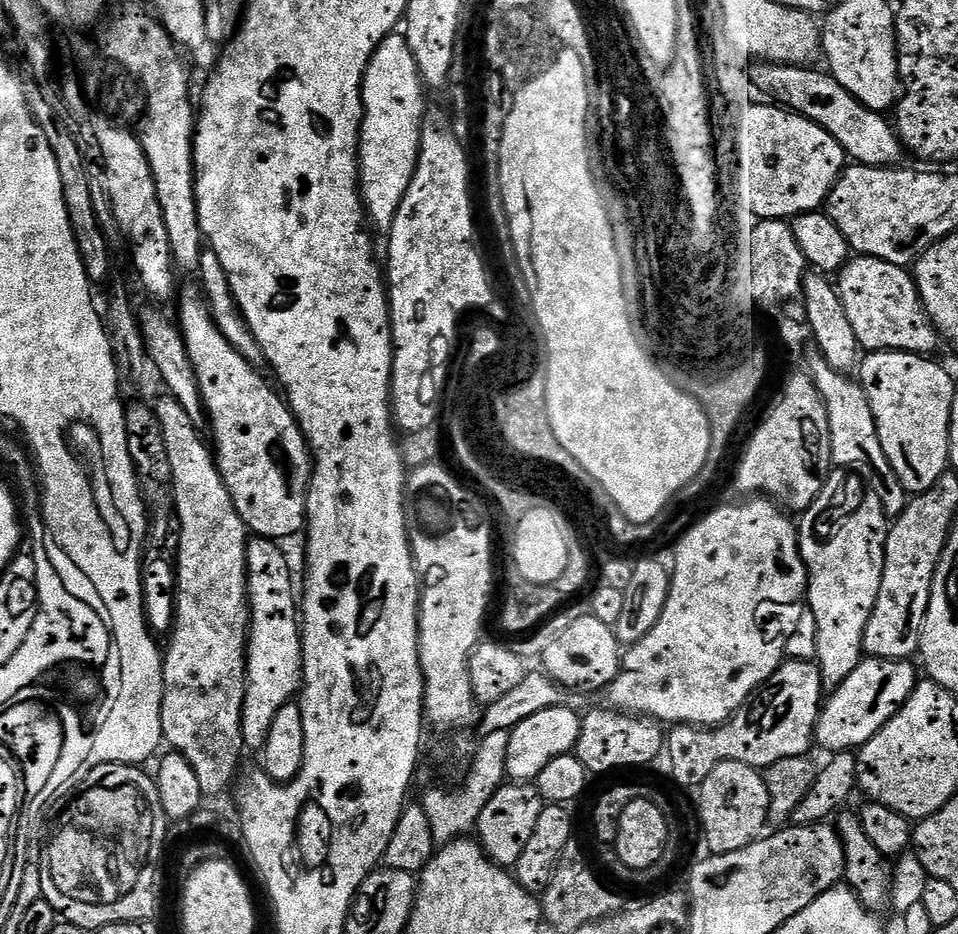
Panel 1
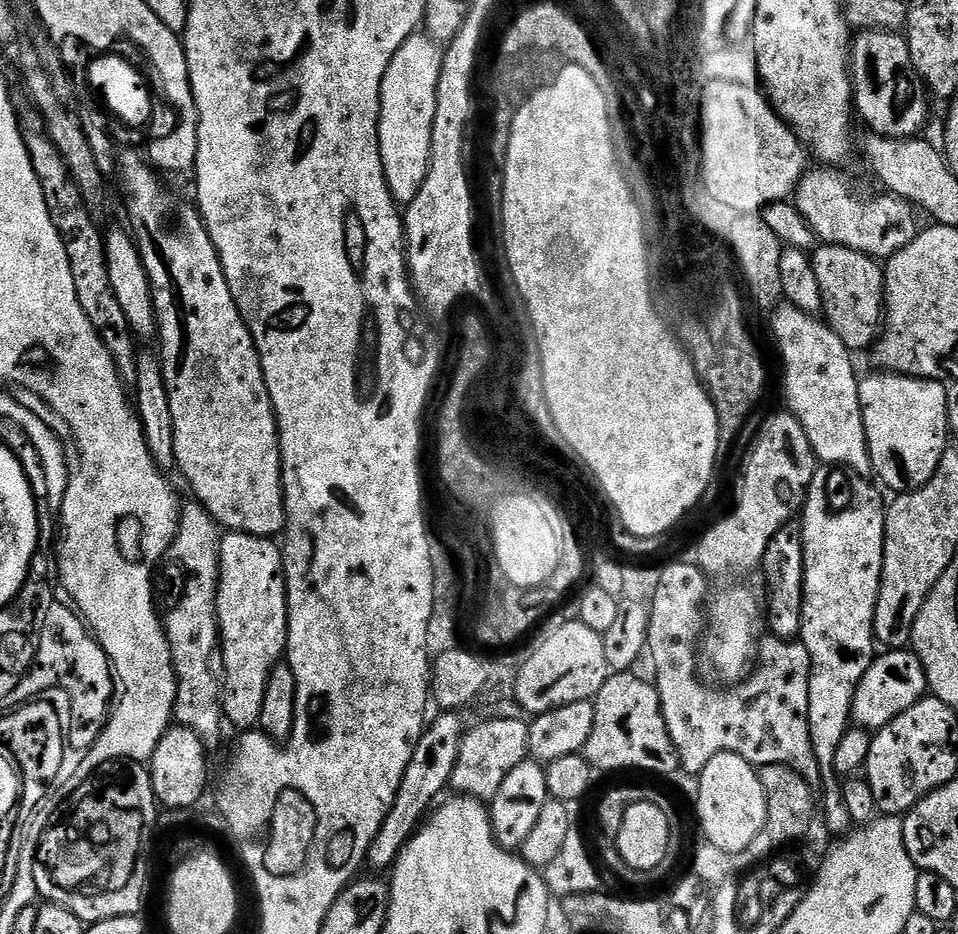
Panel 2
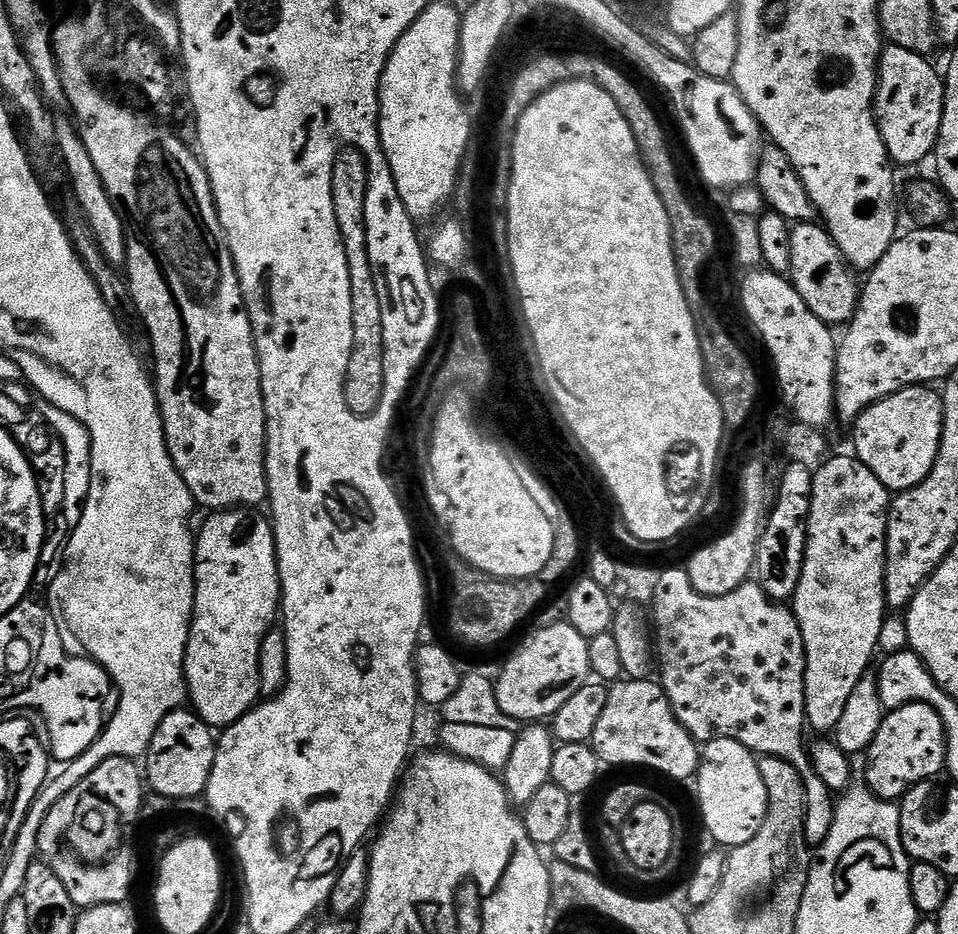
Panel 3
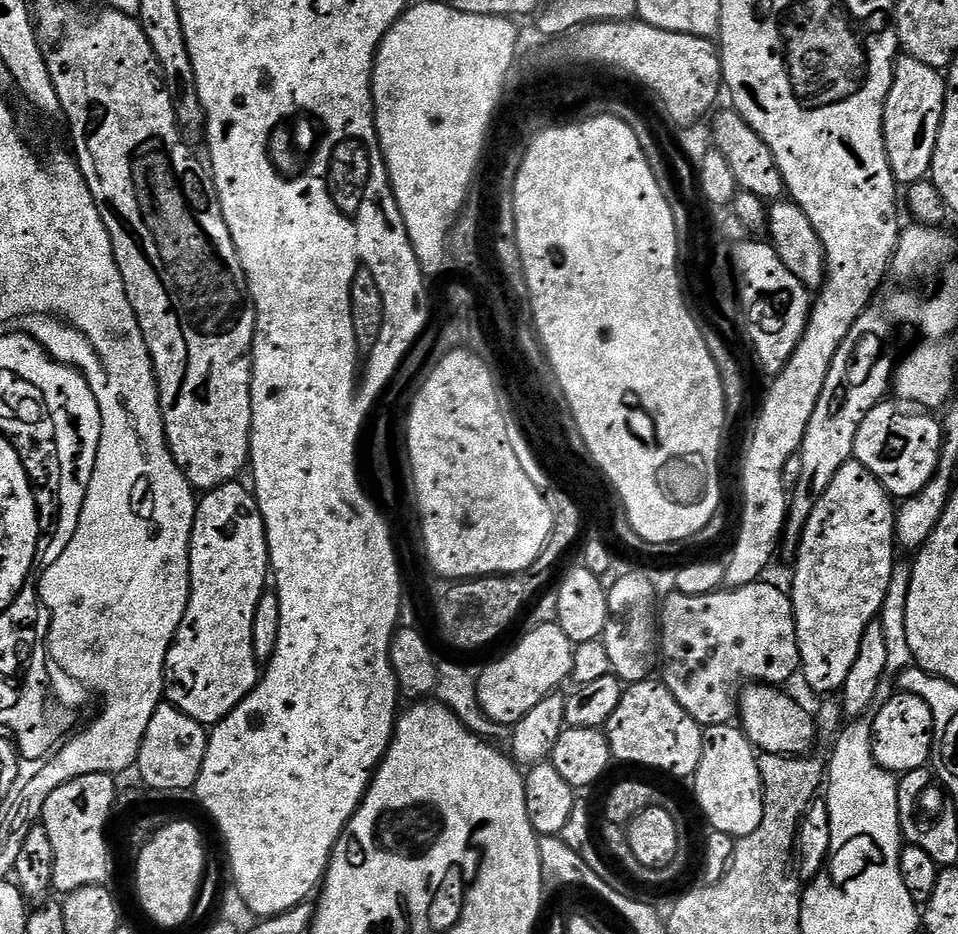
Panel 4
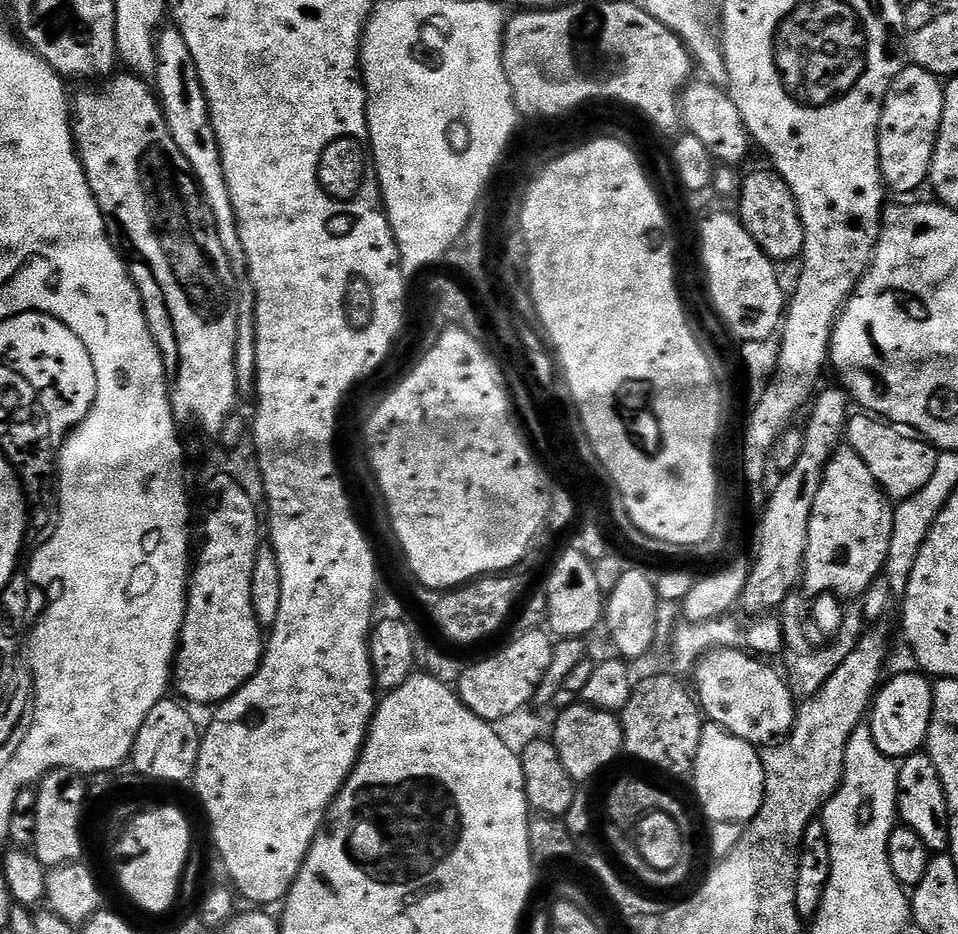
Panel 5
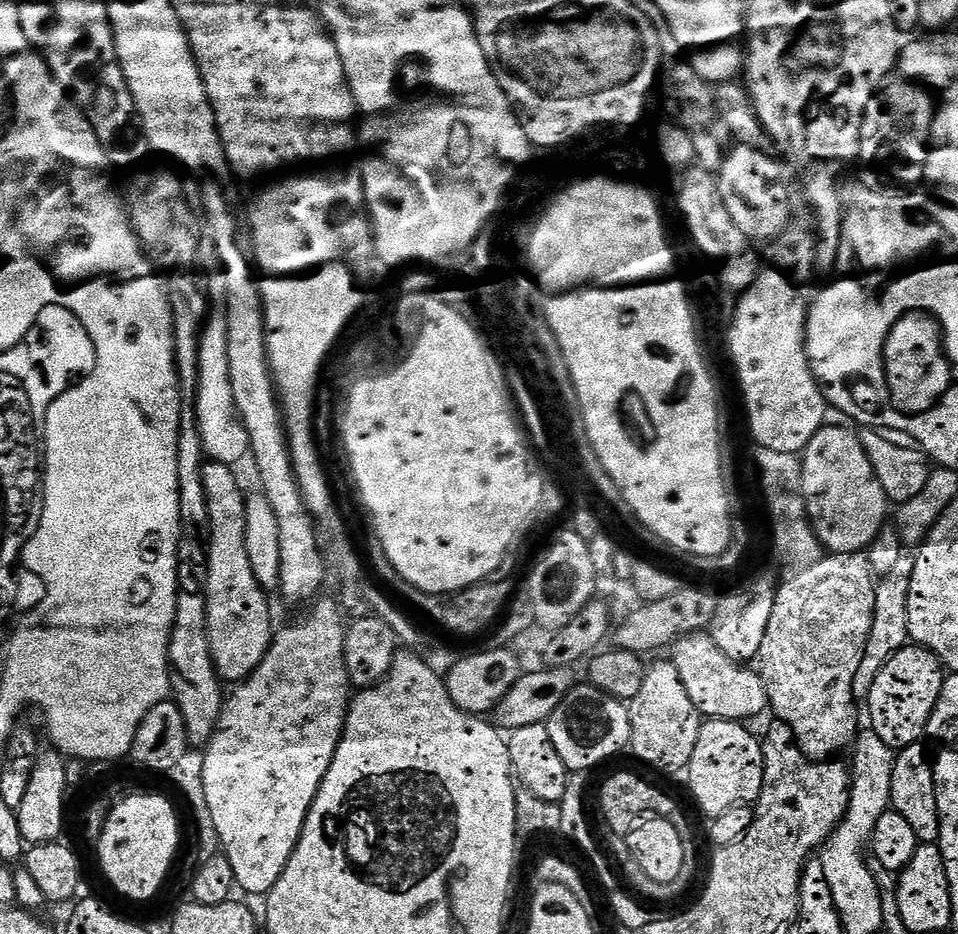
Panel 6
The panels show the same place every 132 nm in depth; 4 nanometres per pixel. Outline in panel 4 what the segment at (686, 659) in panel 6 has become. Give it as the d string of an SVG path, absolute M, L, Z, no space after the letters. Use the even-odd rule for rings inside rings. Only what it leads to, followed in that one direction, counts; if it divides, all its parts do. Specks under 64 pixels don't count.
M749 684L738 696L738 724L743 728L745 736L752 743L753 748L769 756L803 756L811 753L812 743L818 733L818 720L812 716L792 696L784 693L785 689L770 684Z

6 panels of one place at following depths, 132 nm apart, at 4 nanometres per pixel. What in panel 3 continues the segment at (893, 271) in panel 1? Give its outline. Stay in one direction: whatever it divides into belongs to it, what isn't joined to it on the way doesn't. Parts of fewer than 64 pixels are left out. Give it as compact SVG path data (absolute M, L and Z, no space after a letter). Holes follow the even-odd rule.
M809 222L792 224L791 229L790 279L798 294L802 294L802 302L810 306L810 314L814 314L822 323L829 326L847 325L860 302L862 284L857 273L844 262L844 255L830 238L827 228Z

